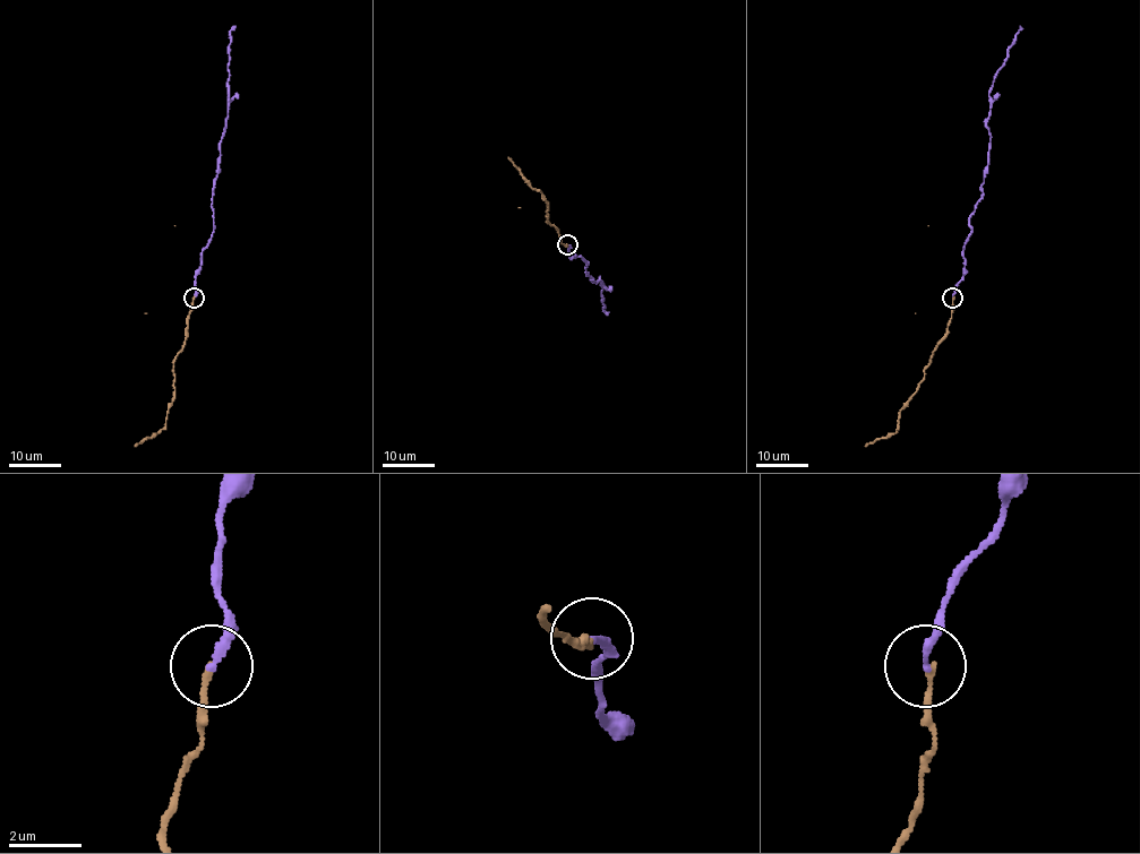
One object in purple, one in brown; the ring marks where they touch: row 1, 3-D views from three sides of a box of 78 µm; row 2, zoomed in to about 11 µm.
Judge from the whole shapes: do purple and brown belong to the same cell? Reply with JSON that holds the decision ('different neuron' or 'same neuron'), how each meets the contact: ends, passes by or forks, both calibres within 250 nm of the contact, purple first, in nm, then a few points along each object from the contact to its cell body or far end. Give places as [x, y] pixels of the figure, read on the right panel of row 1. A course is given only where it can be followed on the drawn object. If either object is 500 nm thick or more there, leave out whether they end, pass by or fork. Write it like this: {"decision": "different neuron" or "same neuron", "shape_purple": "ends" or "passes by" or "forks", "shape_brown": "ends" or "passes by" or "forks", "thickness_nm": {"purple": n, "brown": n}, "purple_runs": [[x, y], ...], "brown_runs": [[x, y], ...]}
{"decision": "different neuron", "shape_purple": "ends", "shape_brown": "ends", "thickness_nm": {"purple": 240, "brown": 160}, "purple_runs": [[952, 298], [961, 278], [969, 215], [983, 193], [987, 165], [988, 91], [1020, 26]], "brown_runs": [[952, 298], [954, 309], [946, 336], [924, 370], [924, 379], [900, 411], [894, 433], [865, 446]]}

